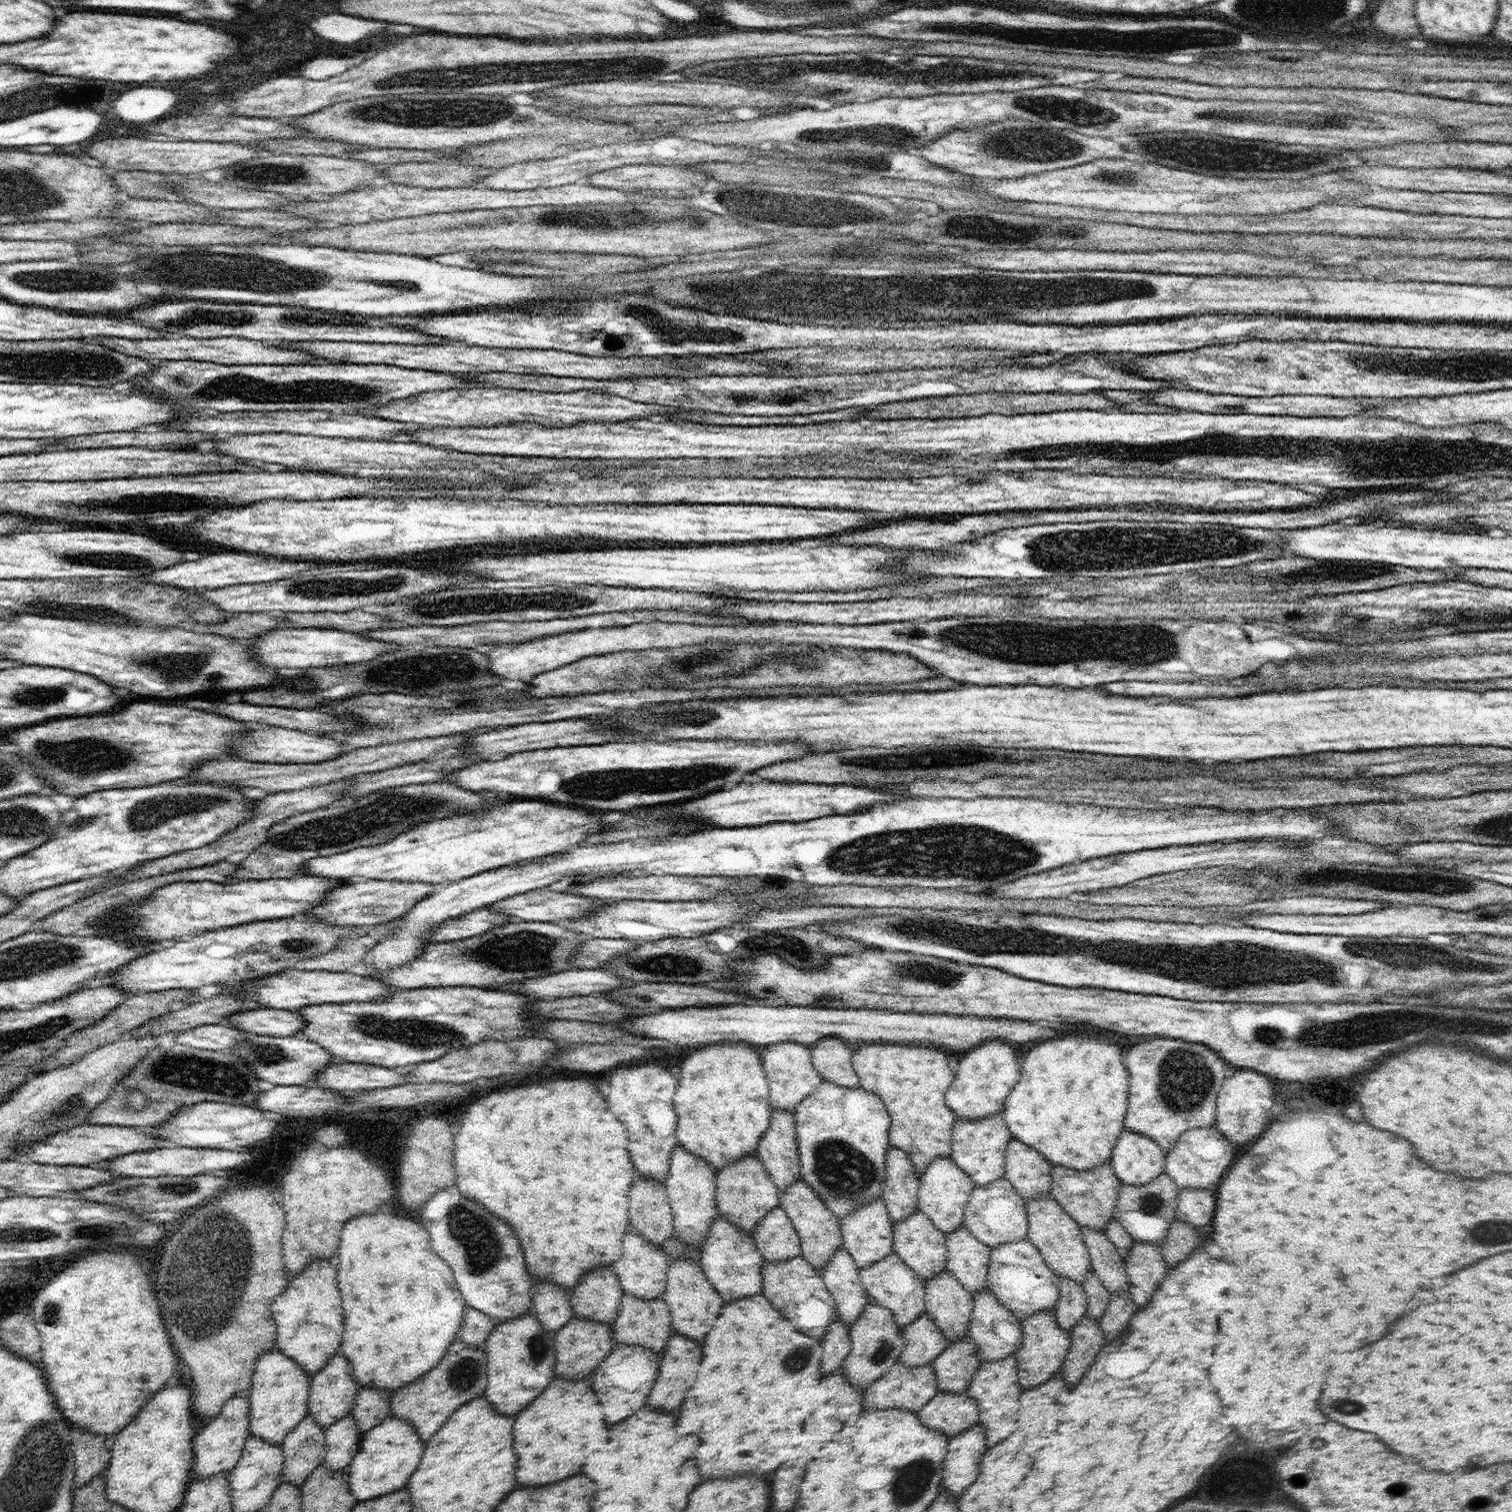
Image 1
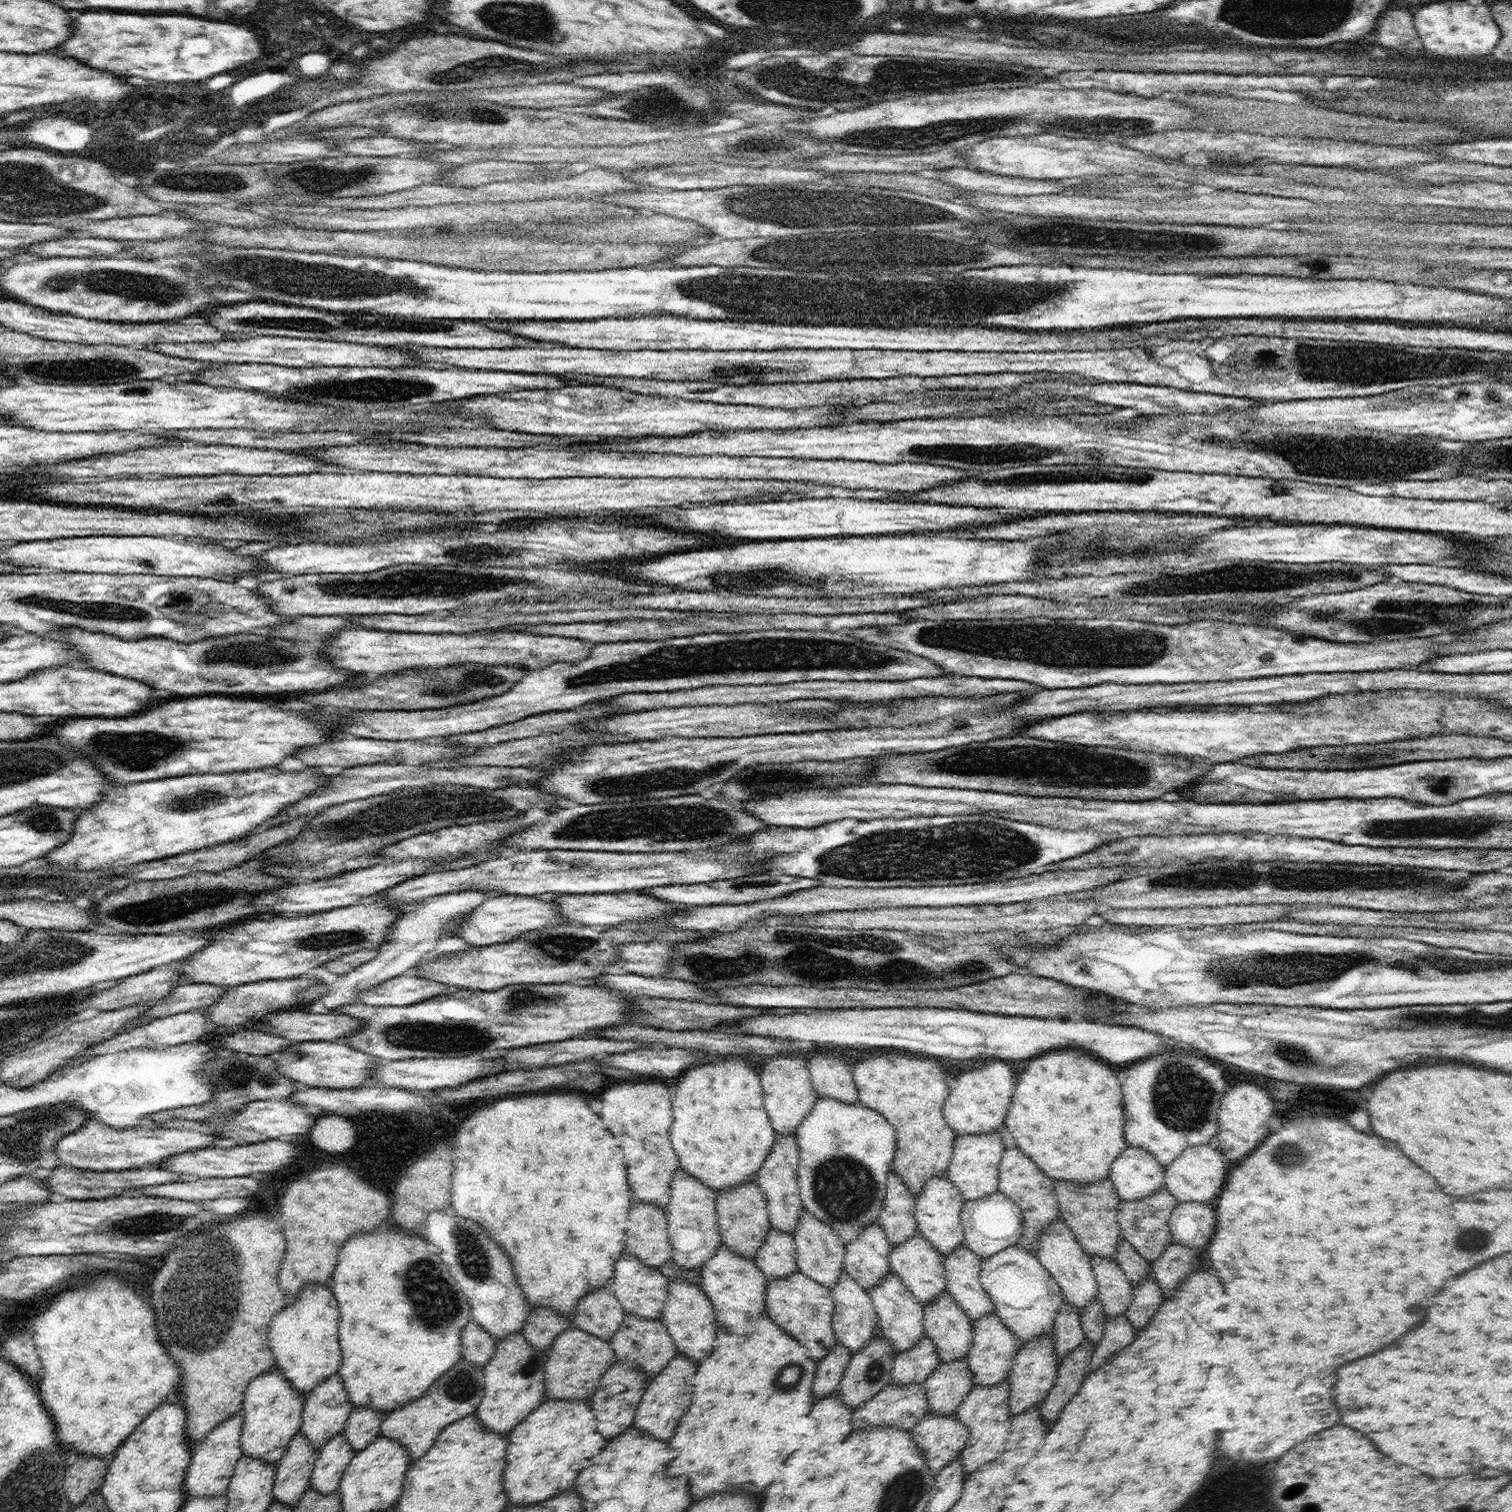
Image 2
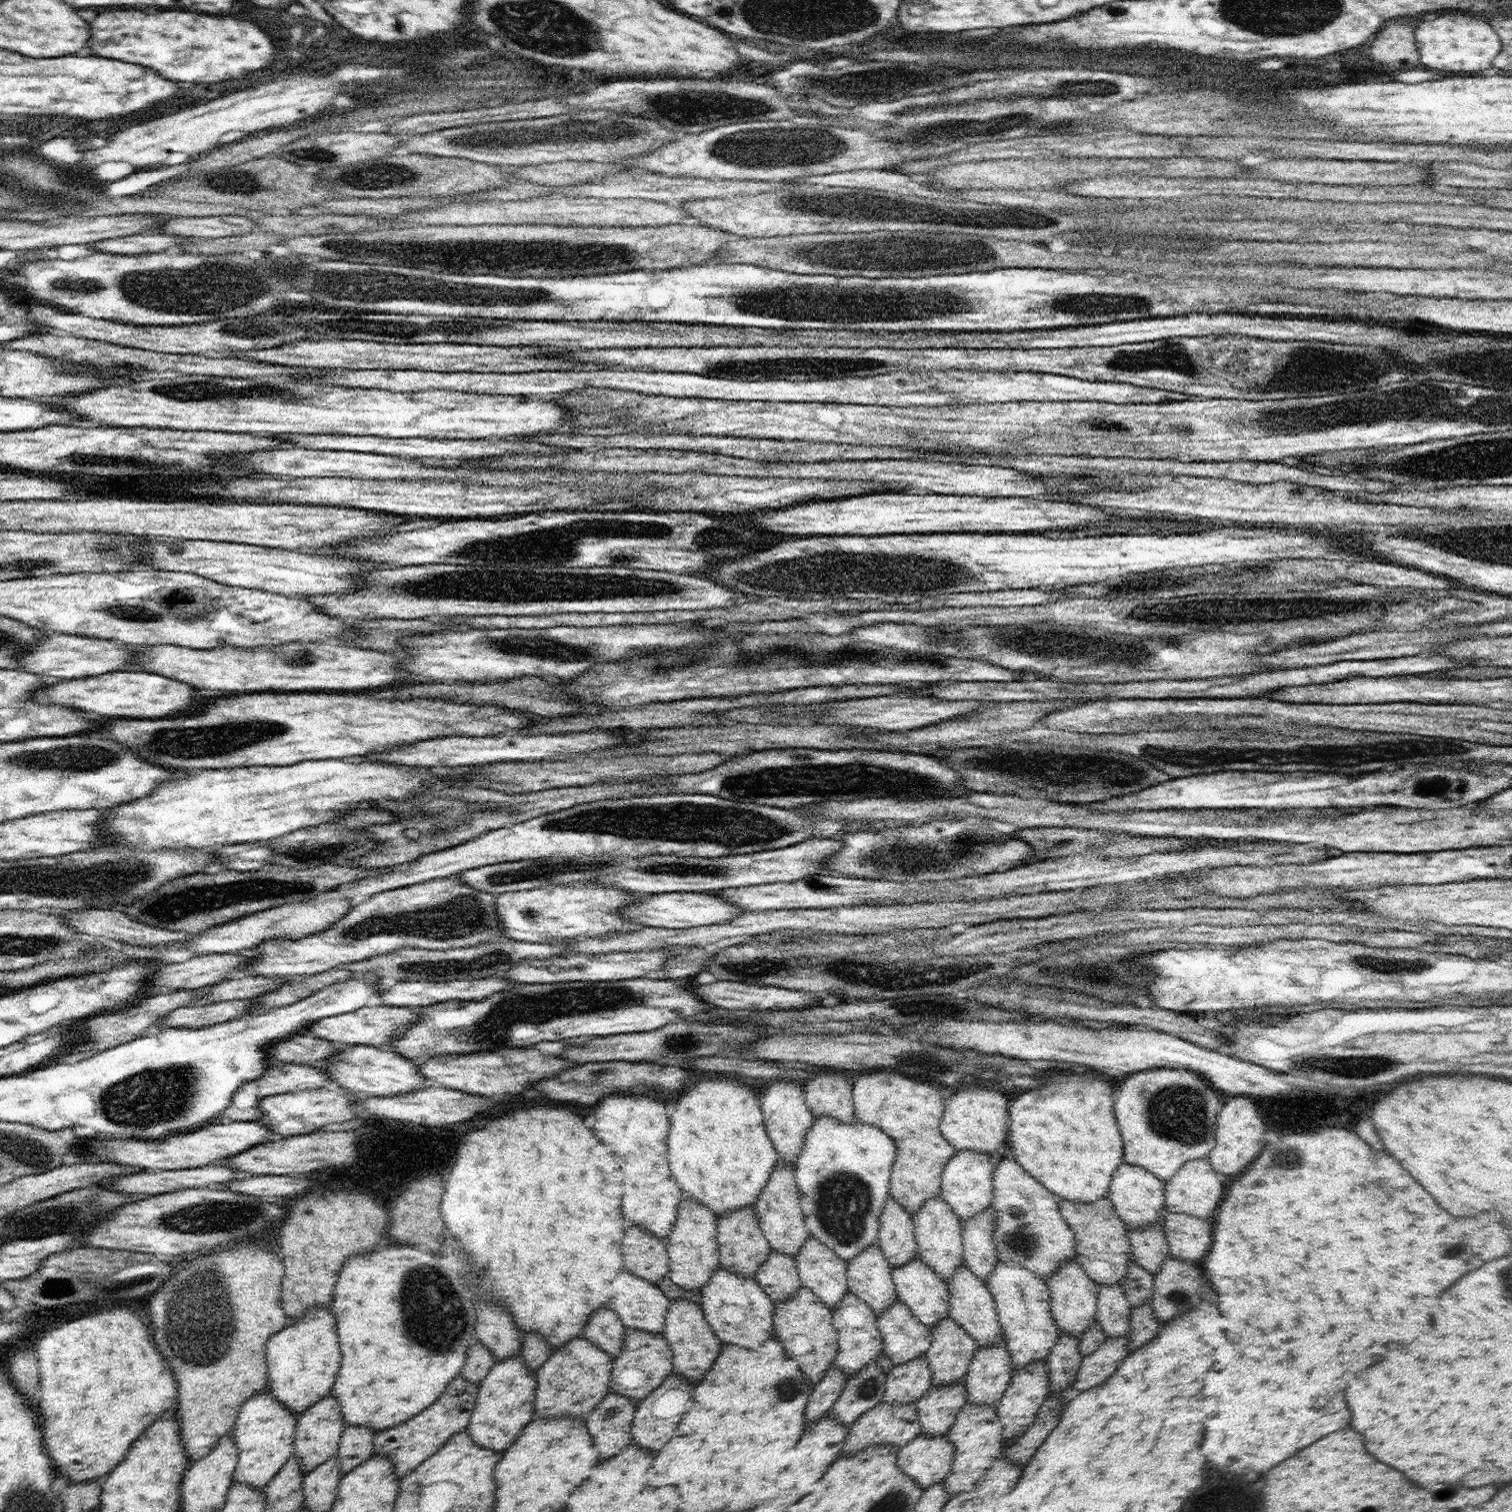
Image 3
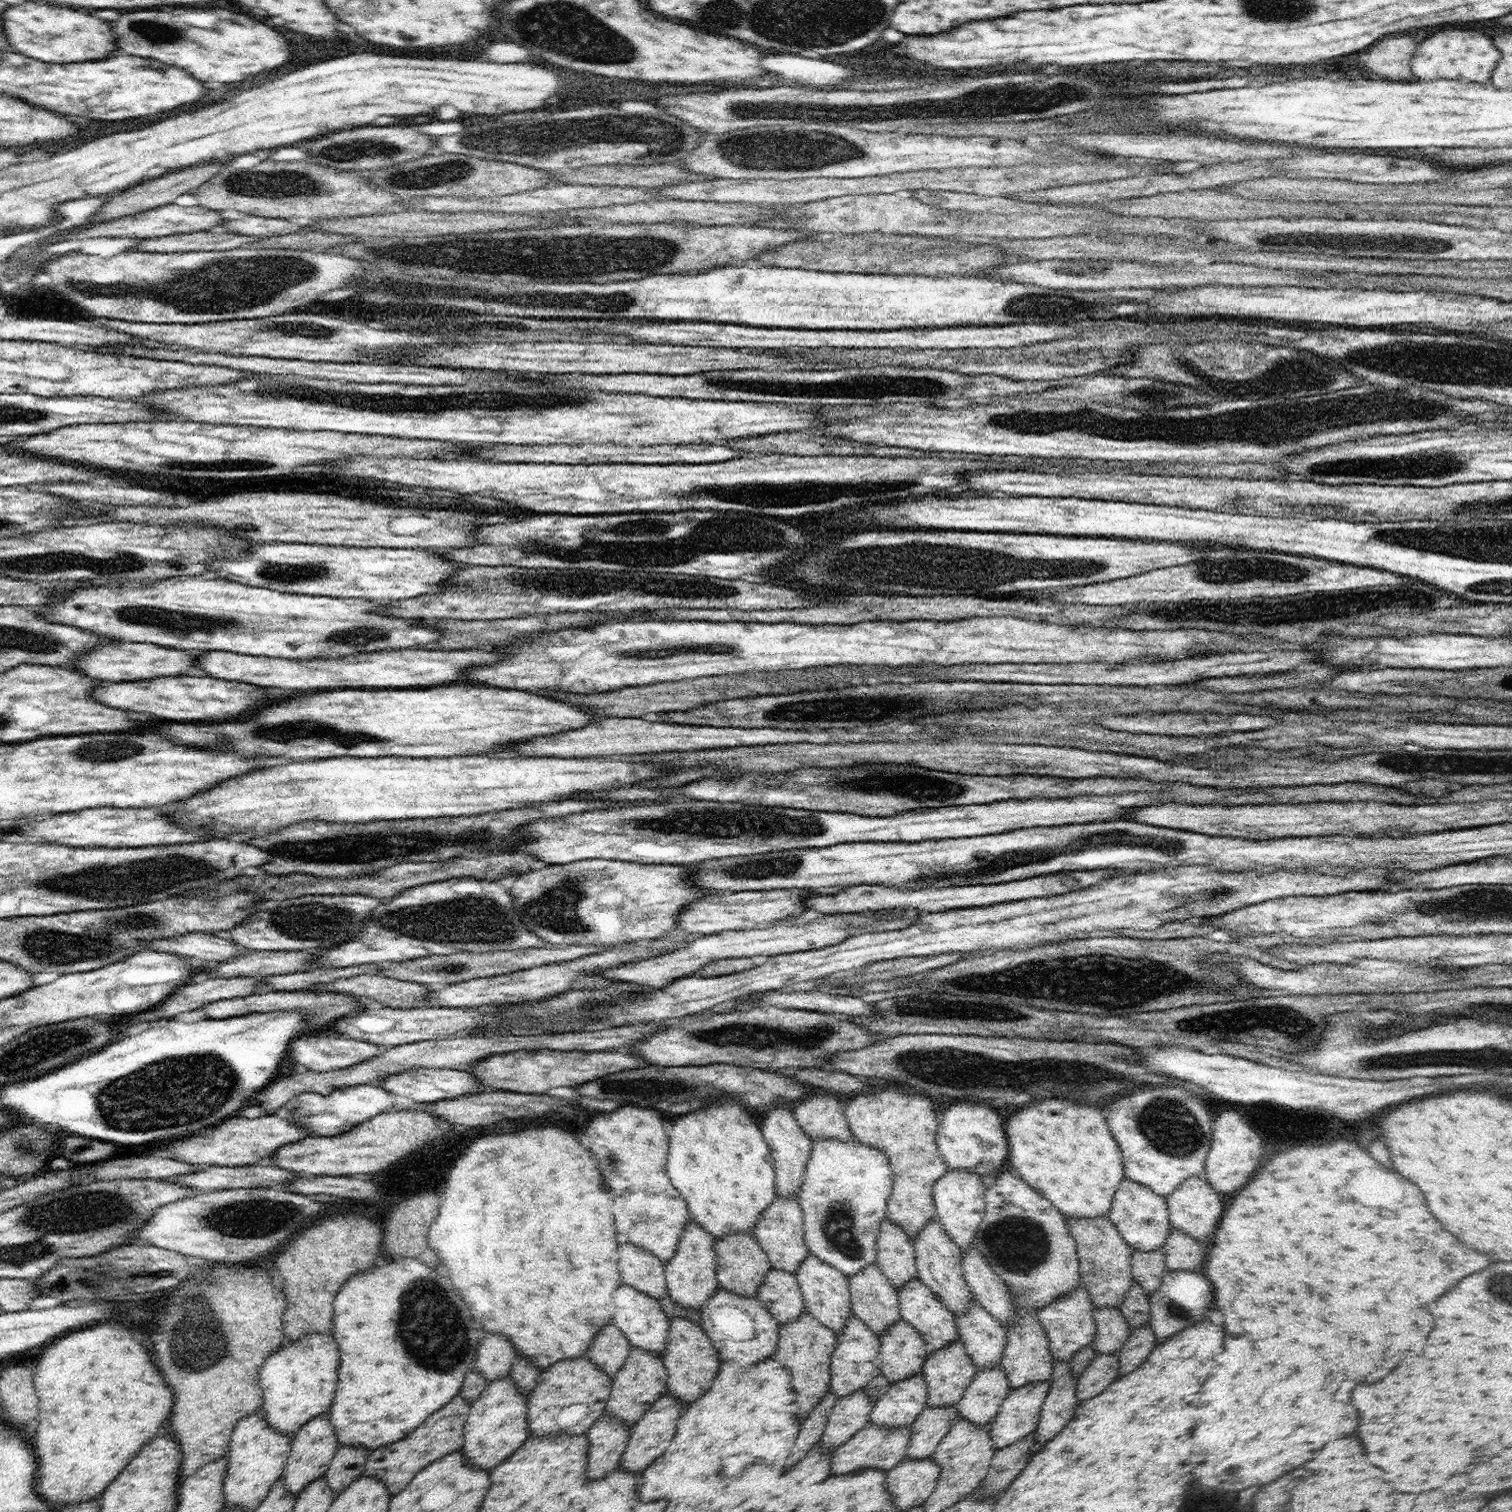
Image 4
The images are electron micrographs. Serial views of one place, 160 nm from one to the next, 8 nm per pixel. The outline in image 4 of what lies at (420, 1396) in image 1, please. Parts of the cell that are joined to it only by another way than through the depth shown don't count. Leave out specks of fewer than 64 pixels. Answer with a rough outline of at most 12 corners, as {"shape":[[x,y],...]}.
{"shape":[[459,1394],[415,1431],[375,1448],[365,1477],[391,1498],[461,1450],[471,1402]]}

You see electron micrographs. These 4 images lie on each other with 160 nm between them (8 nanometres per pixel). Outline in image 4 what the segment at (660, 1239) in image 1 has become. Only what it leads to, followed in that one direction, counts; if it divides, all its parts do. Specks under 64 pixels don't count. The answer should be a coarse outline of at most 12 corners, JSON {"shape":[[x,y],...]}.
{"shape":[[630,1242],[620,1246],[622,1282],[660,1300],[665,1262]]}

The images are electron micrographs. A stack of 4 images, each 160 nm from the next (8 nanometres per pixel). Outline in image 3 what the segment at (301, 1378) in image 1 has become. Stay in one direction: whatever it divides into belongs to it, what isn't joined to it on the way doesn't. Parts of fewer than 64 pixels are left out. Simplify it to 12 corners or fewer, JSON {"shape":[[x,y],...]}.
{"shape":[[268,1388],[232,1430],[233,1482],[265,1488],[295,1454],[297,1417]]}

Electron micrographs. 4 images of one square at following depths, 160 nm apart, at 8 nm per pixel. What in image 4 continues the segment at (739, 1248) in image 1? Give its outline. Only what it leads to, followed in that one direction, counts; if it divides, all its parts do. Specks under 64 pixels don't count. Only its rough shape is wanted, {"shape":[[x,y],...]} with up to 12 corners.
{"shape":[[718,1288],[700,1308],[722,1360],[752,1366],[778,1348],[757,1296]]}

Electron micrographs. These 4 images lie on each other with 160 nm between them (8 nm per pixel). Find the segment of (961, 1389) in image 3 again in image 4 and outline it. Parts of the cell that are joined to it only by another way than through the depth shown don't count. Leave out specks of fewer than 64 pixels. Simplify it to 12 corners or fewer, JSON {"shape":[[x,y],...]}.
{"shape":[[926,1405],[911,1424],[908,1459],[931,1457],[960,1418]]}

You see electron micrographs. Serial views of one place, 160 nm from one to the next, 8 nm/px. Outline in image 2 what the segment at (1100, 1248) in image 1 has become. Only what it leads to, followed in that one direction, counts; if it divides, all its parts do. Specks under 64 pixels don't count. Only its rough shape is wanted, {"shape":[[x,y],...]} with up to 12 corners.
{"shape":[[1092,1255],[1106,1318],[1124,1315],[1134,1289],[1114,1259]]}

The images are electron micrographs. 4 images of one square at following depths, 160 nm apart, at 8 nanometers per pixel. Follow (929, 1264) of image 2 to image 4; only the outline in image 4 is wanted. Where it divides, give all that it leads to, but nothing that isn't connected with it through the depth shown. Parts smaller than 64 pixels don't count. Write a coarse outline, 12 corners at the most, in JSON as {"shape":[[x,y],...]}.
{"shape":[[918,1276],[899,1290],[901,1318],[927,1356],[959,1338],[955,1314]]}

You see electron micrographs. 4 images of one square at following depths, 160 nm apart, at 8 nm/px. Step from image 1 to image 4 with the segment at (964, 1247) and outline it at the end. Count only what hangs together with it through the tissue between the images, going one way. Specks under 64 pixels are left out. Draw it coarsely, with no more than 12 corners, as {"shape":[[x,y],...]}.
{"shape":[[974,1295],[956,1316],[978,1369],[1001,1364],[1008,1332]]}

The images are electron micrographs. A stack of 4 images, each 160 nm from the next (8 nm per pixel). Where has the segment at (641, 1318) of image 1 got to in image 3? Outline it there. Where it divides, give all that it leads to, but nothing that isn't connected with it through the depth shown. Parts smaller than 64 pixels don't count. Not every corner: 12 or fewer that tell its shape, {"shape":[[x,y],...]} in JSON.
{"shape":[[627,1328],[609,1392],[640,1402],[673,1370],[664,1335]]}

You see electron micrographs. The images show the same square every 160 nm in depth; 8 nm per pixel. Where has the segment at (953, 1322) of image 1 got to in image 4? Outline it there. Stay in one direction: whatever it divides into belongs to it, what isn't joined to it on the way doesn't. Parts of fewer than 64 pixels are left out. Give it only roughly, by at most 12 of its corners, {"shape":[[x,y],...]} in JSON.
{"shape":[[960,1338],[931,1352],[927,1404],[956,1405],[977,1369]]}

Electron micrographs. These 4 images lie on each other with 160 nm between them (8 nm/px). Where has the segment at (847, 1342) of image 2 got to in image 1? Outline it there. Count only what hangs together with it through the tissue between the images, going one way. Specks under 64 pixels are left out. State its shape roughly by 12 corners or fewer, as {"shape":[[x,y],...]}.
{"shape":[[843,1246],[821,1268],[848,1328],[868,1303],[852,1255]]}

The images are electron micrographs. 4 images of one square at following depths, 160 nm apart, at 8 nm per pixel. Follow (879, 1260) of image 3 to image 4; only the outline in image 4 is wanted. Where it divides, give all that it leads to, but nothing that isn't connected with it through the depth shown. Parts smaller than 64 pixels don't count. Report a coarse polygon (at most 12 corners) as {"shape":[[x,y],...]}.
{"shape":[[879,1267],[849,1278],[851,1312],[879,1338],[901,1319],[899,1292]]}

